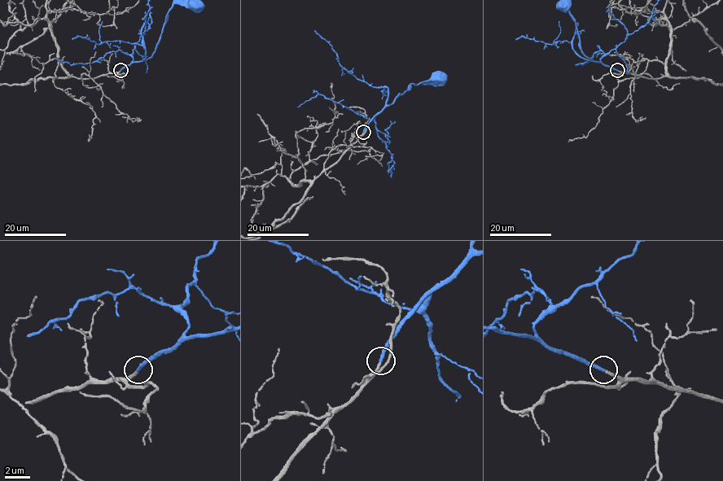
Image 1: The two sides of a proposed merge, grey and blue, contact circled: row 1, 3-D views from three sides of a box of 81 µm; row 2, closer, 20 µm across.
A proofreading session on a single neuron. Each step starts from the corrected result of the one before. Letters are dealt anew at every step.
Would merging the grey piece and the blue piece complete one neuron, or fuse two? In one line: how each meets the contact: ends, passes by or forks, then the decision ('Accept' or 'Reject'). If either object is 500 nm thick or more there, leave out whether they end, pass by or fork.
At the ring grey ends. At the ring blue ends. Accept

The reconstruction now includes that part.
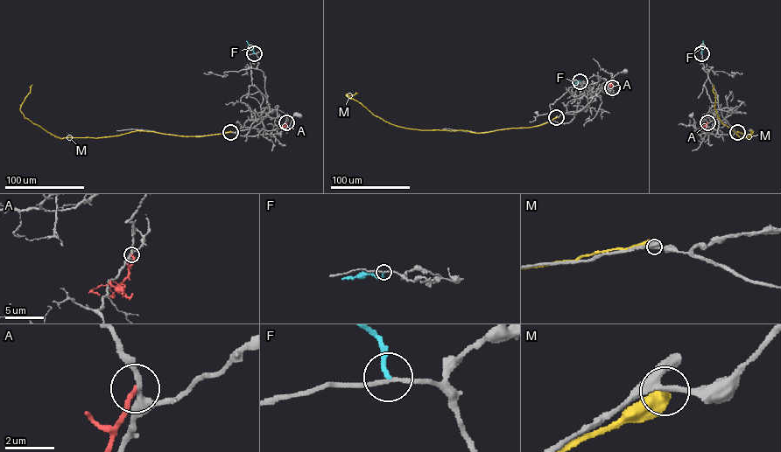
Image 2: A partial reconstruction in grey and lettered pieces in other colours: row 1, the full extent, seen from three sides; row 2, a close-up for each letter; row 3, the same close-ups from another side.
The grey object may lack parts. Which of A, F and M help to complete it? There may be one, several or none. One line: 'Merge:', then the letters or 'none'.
Merge: none

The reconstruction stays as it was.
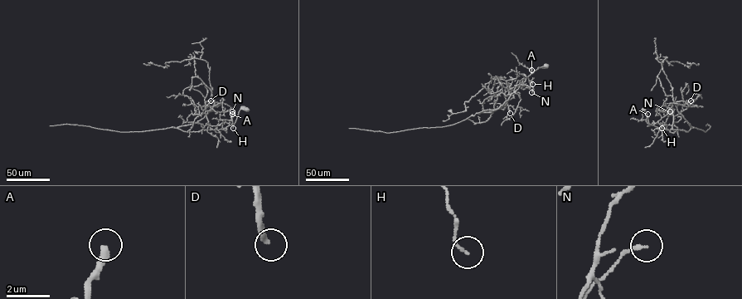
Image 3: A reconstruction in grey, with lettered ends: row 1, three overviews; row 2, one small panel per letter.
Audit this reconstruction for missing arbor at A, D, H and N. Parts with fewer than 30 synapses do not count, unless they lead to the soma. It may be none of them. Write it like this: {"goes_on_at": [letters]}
{"goes_on_at": ["D"]}

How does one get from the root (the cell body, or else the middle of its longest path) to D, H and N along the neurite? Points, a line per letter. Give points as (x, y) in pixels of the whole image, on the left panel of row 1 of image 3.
D: (246, 109), (240, 109), (233, 124), (213, 129), (210, 126), (205, 113), (205, 102), (210, 100)
H: (246, 109), (240, 109), (233, 124), (229, 125), (229, 122), (233, 128)
N: (246, 109), (240, 109), (235, 122), (229, 125), (232, 111)

